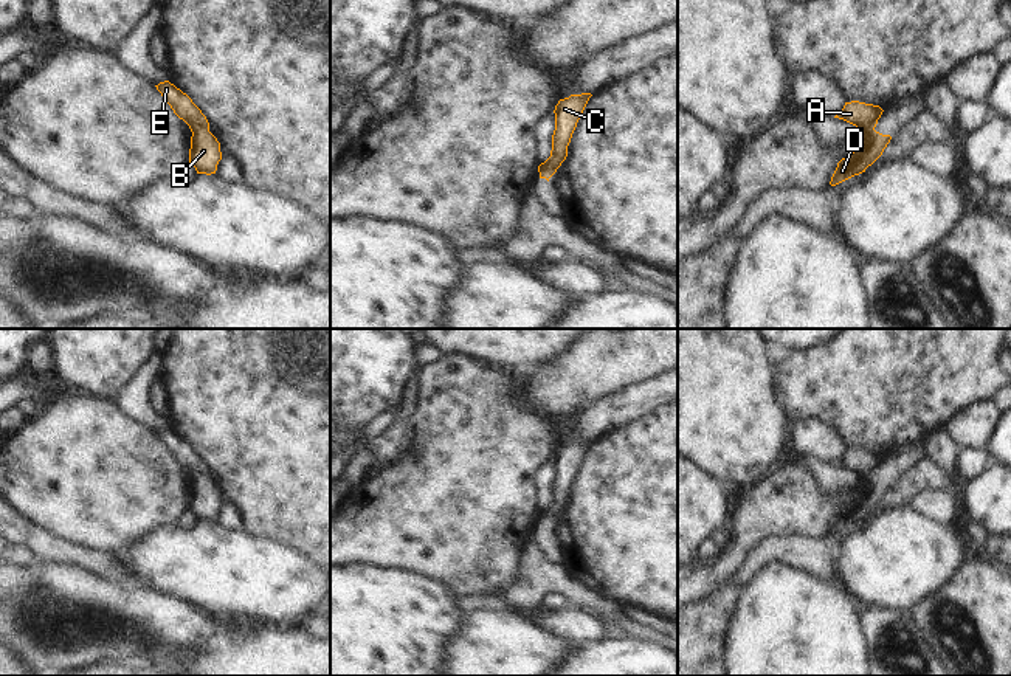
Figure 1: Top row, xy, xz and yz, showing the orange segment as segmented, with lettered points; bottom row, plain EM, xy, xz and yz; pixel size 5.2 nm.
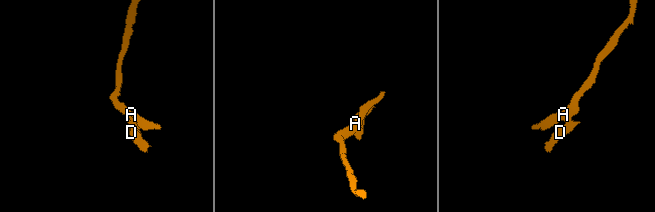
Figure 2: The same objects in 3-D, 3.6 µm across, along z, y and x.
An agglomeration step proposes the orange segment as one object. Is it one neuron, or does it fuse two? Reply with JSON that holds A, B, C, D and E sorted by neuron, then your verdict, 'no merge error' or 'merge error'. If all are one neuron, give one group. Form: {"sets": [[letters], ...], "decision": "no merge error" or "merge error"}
{"sets": [["A", "C", "E"], ["B", "D"]], "decision": "merge error"}

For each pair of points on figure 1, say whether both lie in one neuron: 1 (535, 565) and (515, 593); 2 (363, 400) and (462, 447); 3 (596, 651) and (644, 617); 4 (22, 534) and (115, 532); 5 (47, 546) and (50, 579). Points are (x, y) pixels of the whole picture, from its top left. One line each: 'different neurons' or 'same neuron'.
1: same neuron
2: different neurons
3: same neuron
4: different neurons
5: different neurons

